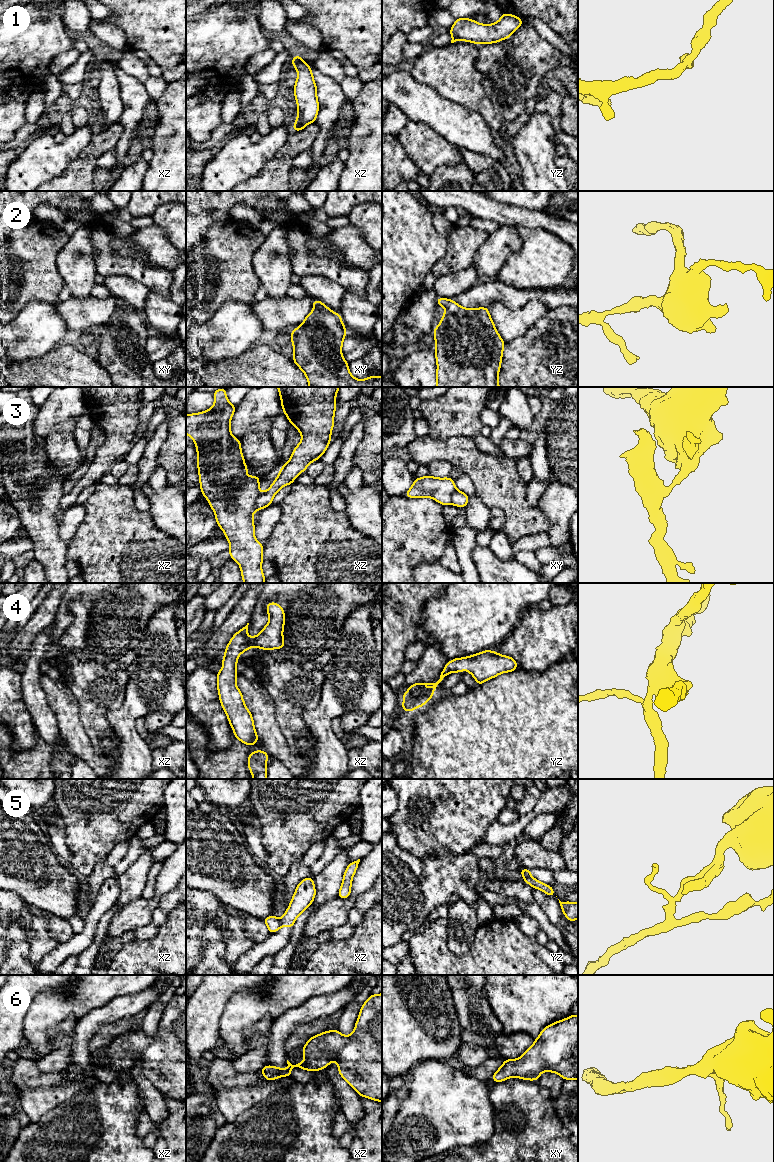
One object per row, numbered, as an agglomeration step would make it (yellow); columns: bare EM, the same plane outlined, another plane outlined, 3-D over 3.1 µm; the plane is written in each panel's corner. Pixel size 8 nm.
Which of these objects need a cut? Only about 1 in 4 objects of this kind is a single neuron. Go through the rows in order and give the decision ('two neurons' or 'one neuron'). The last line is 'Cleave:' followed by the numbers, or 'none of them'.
1: one neuron
2: one neuron
3: two neurons
4: one neuron
5: two neurons
6: one neuron
Cleave: 3, 5

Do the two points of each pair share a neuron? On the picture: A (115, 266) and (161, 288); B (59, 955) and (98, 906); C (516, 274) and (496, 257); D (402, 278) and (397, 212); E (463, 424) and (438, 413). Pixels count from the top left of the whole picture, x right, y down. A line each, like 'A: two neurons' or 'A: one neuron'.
A: one neuron
B: one neuron
C: two neurons
D: one neuron
E: one neuron

